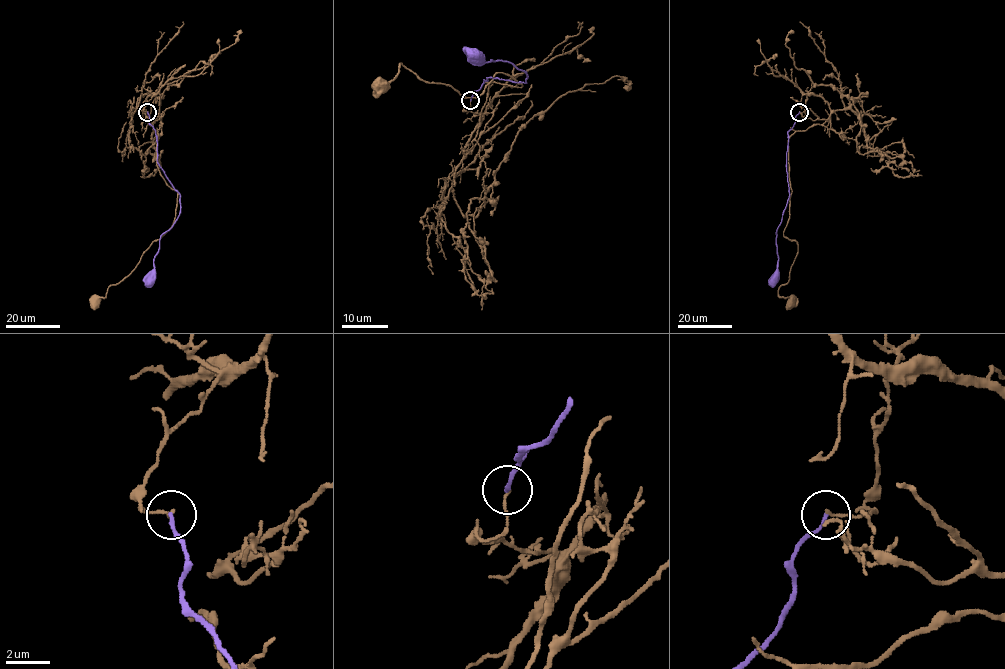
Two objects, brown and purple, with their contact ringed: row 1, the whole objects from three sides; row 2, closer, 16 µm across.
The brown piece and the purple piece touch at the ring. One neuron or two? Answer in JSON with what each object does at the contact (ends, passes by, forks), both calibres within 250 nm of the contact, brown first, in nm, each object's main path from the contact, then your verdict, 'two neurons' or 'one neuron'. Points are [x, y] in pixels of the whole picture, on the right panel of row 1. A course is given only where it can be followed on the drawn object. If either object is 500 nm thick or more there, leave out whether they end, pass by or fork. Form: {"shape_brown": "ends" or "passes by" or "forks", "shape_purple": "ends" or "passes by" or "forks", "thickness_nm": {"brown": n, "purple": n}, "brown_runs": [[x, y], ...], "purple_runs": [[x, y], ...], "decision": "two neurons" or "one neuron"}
{"shape_brown": "ends", "shape_purple": "ends", "thickness_nm": {"brown": 120, "purple": 180}, "brown_runs": [[799, 112], [813, 94], [831, 113], [788, 139], [783, 235], [798, 253], [778, 295], [791, 302]], "purple_runs": [[799, 112], [787, 133], [789, 194], [777, 229], [776, 280]], "decision": "two neurons"}

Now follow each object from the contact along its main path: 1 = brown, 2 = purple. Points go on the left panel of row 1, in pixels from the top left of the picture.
1: (148, 112), (153, 94), (144, 113), (157, 131), (160, 175), (177, 193), (175, 220), (93, 302)
2: (148, 112), (149, 123), (156, 133), (157, 162), (179, 194), (180, 204), (177, 220), (161, 236), (149, 280)

